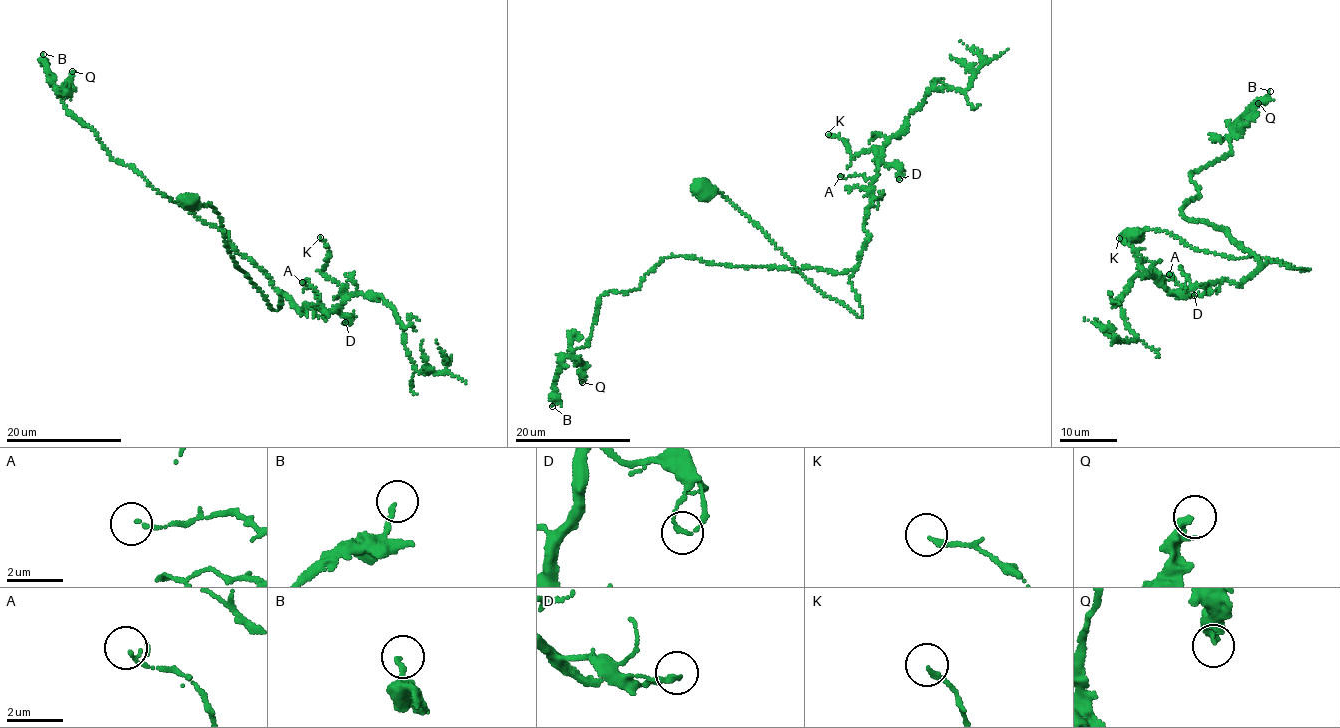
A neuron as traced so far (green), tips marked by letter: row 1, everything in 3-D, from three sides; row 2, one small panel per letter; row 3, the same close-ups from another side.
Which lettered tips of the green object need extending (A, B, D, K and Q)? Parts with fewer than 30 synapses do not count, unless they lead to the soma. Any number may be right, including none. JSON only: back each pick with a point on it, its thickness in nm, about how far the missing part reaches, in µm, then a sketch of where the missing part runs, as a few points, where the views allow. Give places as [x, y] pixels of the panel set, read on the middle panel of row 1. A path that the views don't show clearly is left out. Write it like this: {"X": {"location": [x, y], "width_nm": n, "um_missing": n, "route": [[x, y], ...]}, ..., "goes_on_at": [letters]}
{"goes_on_at": []}

